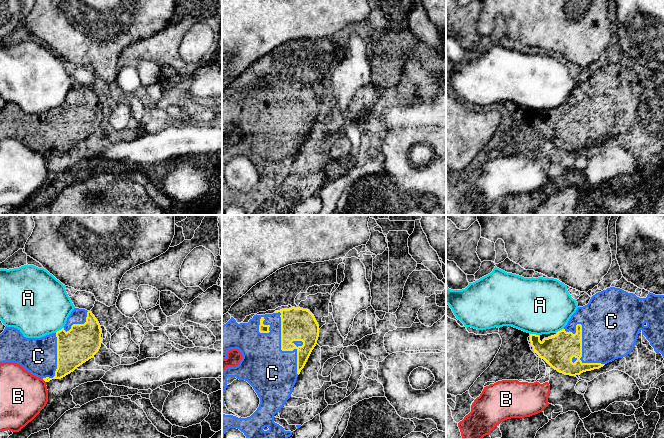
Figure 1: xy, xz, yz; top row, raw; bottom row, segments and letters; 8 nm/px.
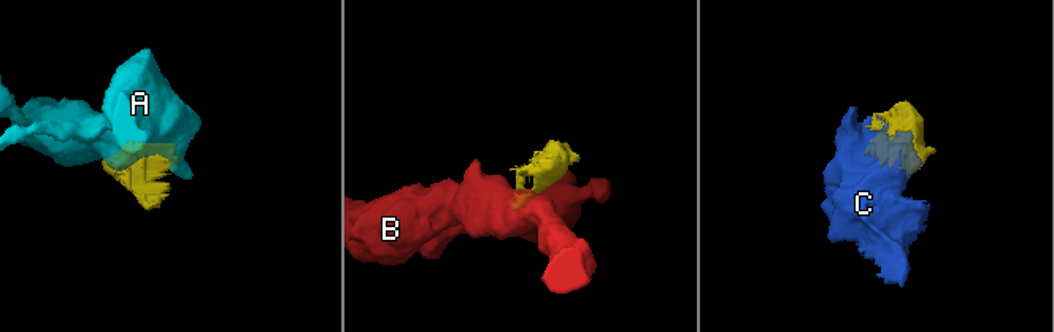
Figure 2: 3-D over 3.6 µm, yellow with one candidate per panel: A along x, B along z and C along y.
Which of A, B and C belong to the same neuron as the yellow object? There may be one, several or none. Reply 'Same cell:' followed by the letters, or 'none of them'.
Same cell: C

